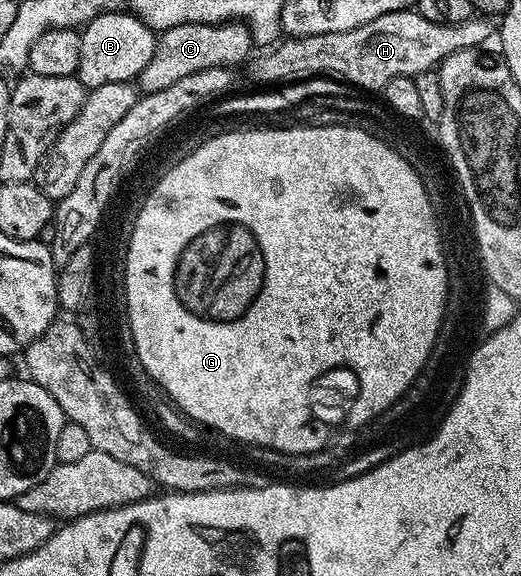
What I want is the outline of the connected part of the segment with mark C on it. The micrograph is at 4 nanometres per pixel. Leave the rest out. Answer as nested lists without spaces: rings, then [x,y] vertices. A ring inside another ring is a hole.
[[[239,20],[214,24],[178,24],[178,28],[165,30],[157,37],[154,56],[150,56],[150,64],[142,68],[138,86],[146,94],[162,92],[162,88],[170,88],[170,84],[183,80],[185,76],[194,76],[194,72],[206,72],[206,68],[239,67],[239,62],[244,64],[249,61],[253,50],[252,33]]]

